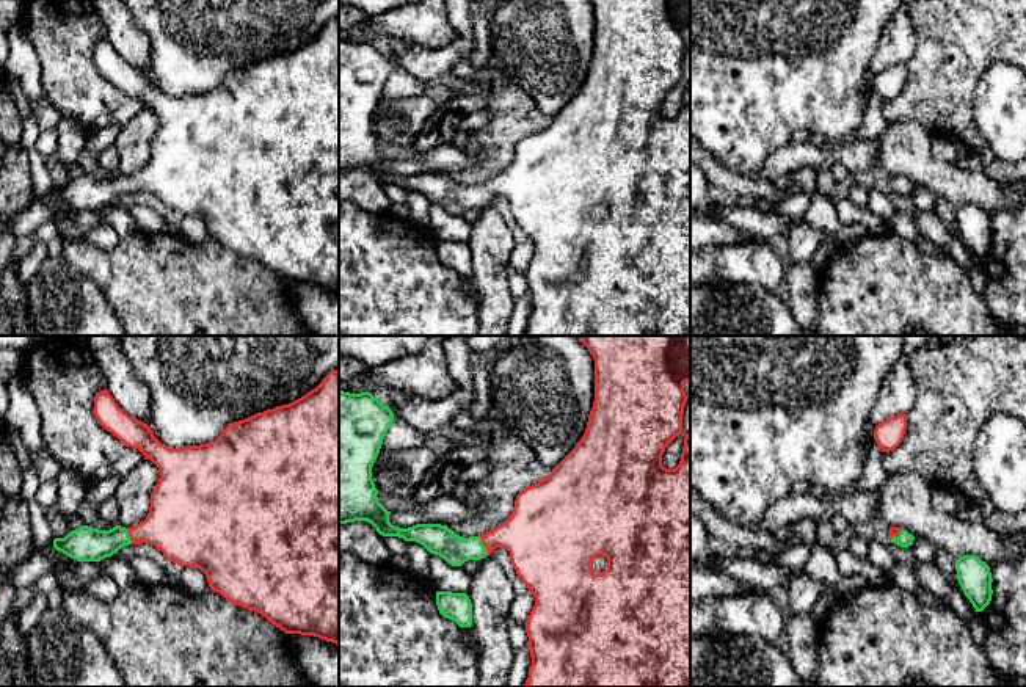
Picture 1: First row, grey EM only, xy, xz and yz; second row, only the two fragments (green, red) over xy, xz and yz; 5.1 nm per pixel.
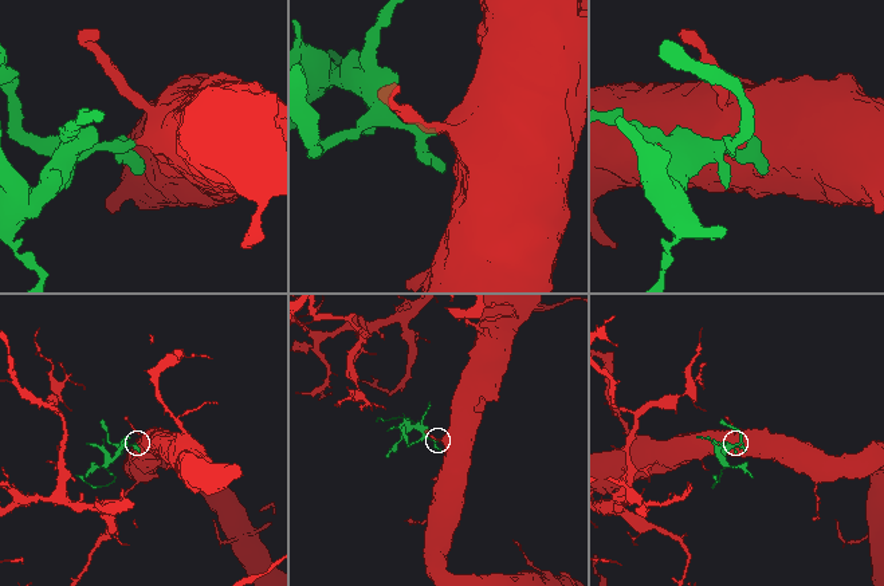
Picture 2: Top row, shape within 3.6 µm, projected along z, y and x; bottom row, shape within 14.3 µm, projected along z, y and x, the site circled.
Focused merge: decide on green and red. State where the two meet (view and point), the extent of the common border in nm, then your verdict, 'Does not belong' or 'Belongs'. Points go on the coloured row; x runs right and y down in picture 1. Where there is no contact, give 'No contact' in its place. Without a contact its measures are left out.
Touches green at xz (483, 546). Shared border 110 nm. Belongs

